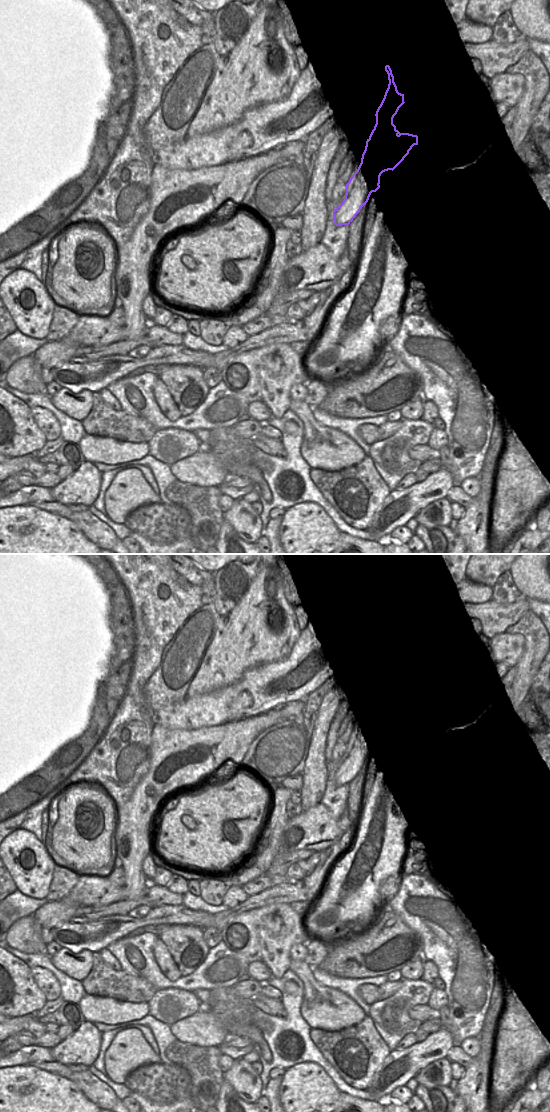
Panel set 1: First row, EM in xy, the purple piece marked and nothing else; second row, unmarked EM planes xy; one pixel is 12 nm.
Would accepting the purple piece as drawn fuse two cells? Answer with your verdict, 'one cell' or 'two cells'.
two cells

